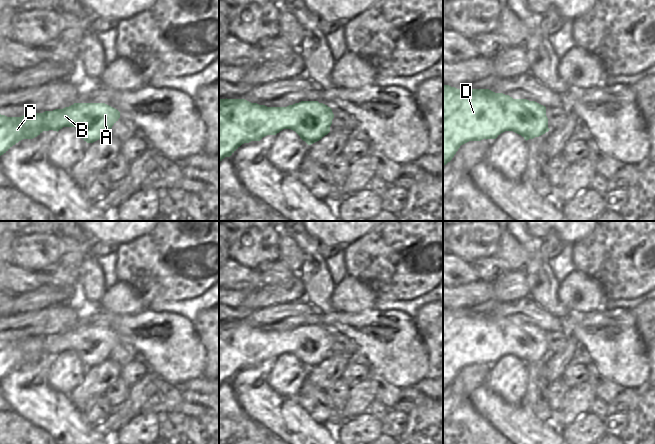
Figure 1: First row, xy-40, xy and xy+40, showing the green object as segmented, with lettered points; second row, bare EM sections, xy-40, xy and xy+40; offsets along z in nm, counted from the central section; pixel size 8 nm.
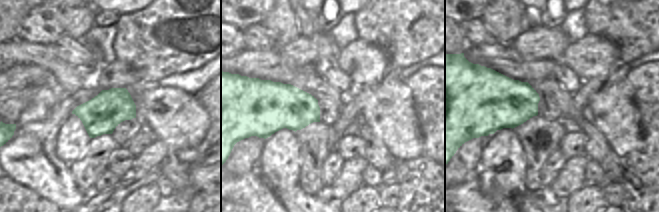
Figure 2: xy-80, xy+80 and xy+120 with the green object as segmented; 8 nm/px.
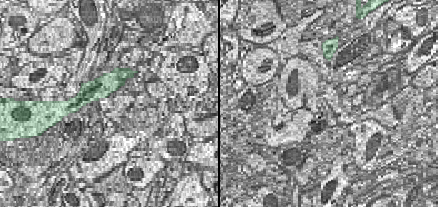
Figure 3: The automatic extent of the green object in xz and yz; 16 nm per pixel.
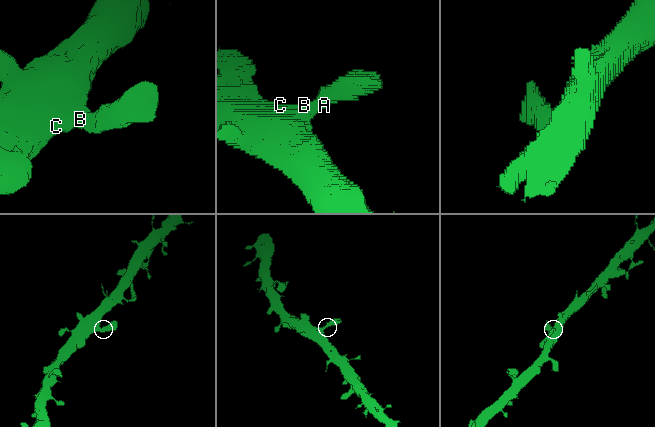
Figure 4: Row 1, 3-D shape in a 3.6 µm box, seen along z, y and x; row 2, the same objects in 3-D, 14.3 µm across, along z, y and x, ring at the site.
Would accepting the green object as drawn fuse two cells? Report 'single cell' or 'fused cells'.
single cell

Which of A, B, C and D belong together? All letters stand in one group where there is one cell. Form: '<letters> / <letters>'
A B C D

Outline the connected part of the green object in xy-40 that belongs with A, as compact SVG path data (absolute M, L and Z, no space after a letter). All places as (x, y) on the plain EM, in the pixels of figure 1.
M74 327L63 333L31 337L21 341L0 338L0 380L23 363L33 363L43 355L75 351L87 367L110 359L120 336L105 327Z

